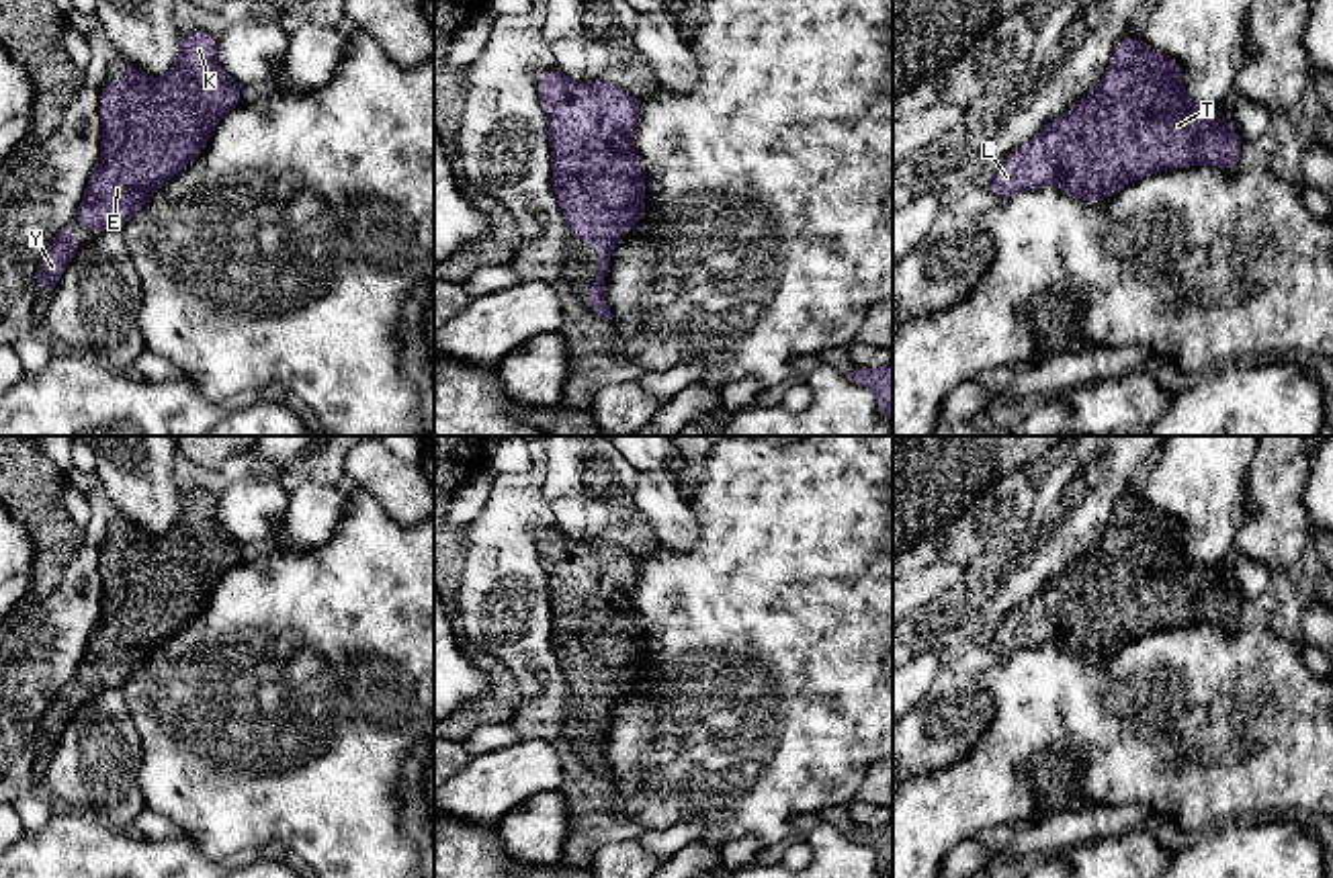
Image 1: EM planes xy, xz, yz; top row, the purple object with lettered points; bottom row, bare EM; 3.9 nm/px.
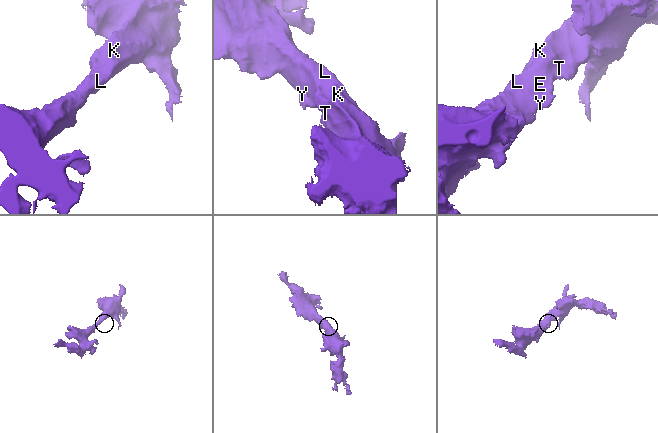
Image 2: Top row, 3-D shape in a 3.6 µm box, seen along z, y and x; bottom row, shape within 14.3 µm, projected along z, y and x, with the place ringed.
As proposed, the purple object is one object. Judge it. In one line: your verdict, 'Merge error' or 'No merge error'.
No merge error

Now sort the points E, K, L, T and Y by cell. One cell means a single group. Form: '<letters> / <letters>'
E K L T Y

